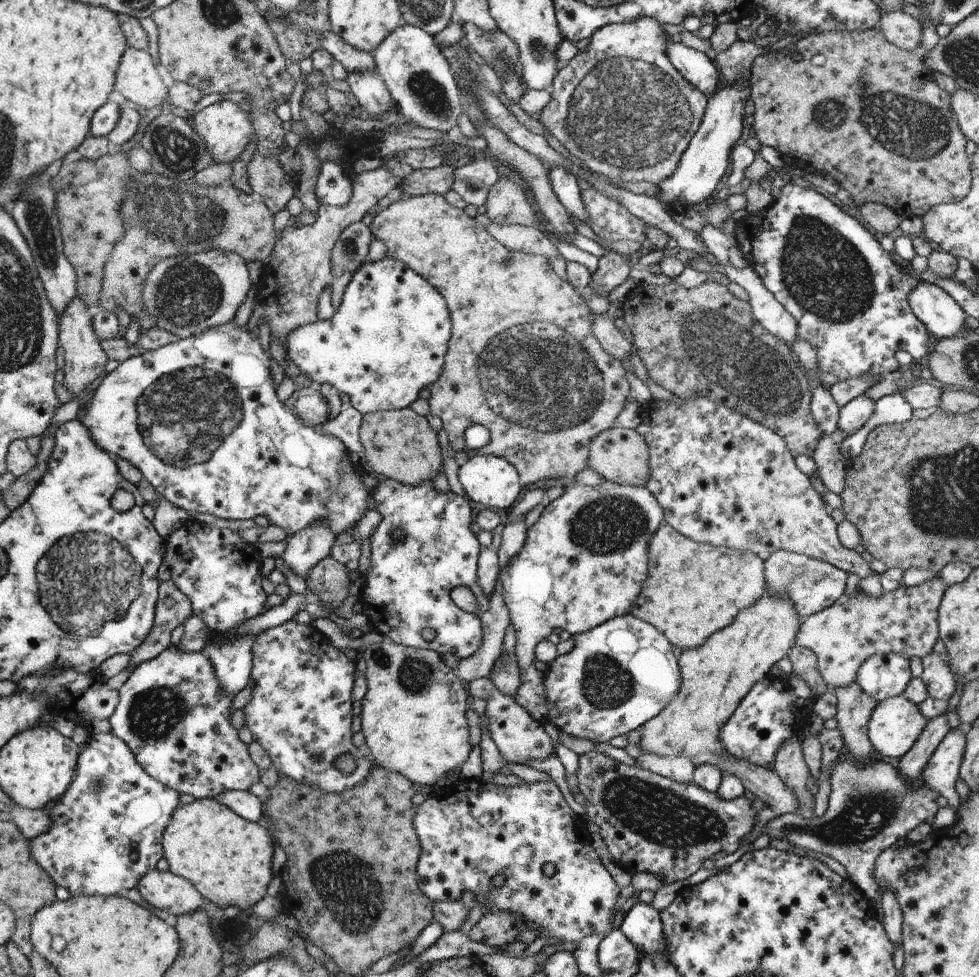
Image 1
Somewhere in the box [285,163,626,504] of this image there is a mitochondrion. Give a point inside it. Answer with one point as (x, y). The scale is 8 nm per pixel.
(534, 374)

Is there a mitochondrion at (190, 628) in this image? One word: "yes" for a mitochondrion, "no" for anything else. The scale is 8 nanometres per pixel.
no

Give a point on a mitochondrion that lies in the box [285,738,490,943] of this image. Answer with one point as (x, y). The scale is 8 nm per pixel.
(346, 886)

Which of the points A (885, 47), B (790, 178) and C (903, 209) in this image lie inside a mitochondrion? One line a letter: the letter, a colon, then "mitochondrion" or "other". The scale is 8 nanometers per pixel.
A: other
B: other
C: other

